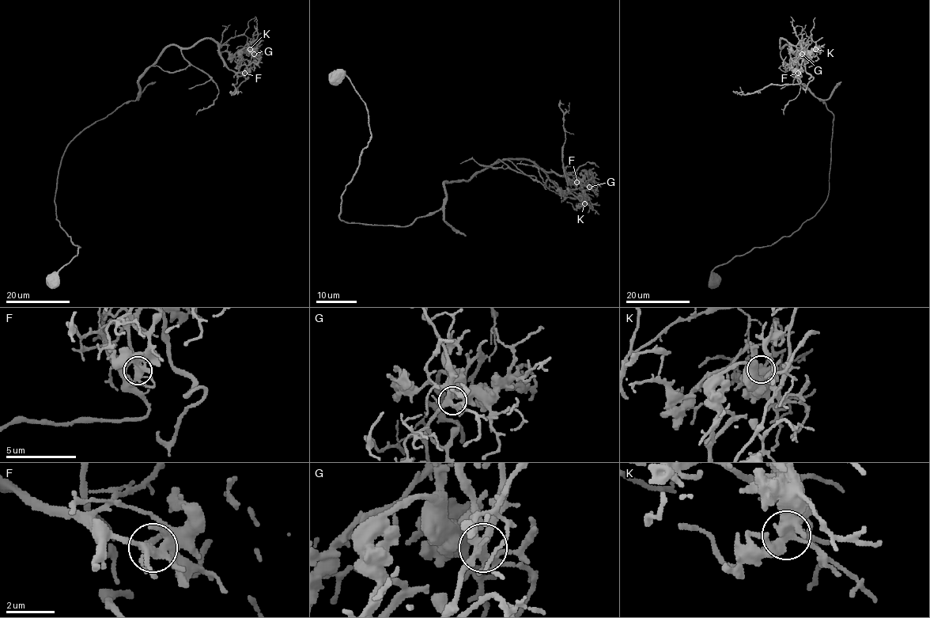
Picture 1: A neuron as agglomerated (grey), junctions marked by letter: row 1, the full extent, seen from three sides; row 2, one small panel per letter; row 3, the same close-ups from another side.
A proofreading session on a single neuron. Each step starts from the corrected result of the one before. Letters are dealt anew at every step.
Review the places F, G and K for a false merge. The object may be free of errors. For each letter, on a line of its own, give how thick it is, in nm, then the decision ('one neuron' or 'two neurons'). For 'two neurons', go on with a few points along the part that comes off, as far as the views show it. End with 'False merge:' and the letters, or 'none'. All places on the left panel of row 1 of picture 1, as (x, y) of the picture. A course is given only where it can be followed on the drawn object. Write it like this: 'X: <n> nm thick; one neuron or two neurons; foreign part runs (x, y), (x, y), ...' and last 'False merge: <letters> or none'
F: 320 nm thick; one neuron
G: 320 nm thick; one neuron
K: 480 nm thick; one neuron
False merge: none

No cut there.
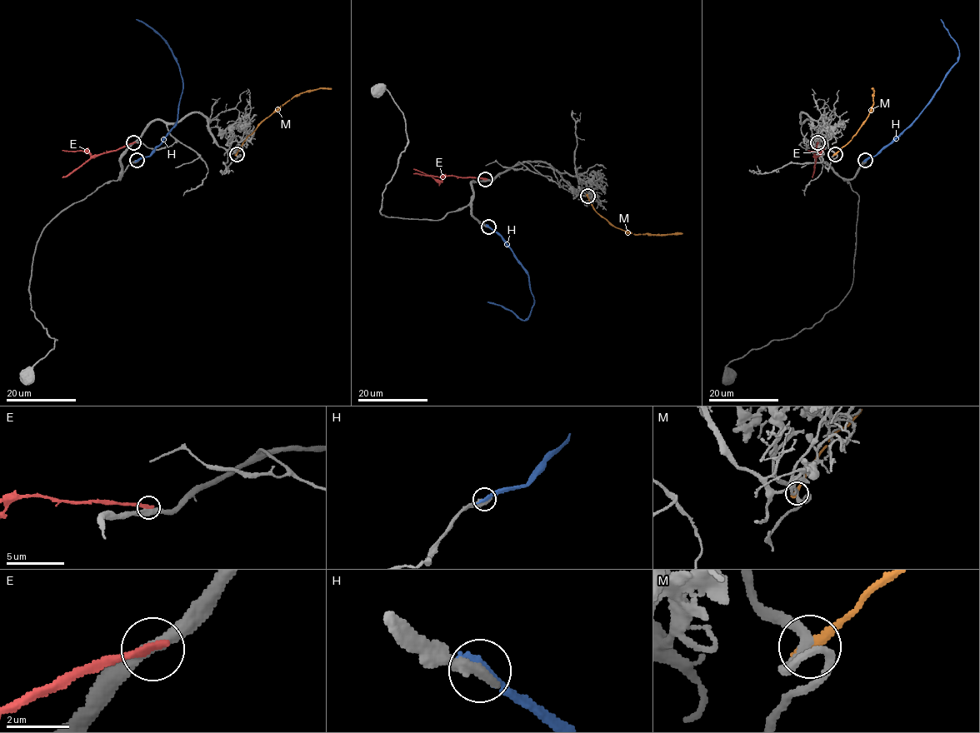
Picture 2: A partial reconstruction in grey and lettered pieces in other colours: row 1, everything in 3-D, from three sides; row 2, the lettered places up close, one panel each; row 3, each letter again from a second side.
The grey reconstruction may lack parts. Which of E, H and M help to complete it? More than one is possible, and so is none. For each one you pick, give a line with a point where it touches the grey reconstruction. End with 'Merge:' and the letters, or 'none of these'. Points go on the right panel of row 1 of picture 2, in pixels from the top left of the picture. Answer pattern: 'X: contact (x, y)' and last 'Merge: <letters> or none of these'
H: contact (865, 160)
Merge: H

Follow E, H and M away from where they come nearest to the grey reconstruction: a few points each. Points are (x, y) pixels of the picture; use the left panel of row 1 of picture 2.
E: (133, 142), (115, 150), (93, 155), (62, 177)
H: (137, 160), (147, 157), (173, 127), (182, 87), (181, 70), (167, 42), (136, 19)
M: (237, 154), (247, 137), (280, 106), (305, 92), (318, 88), (331, 89)

